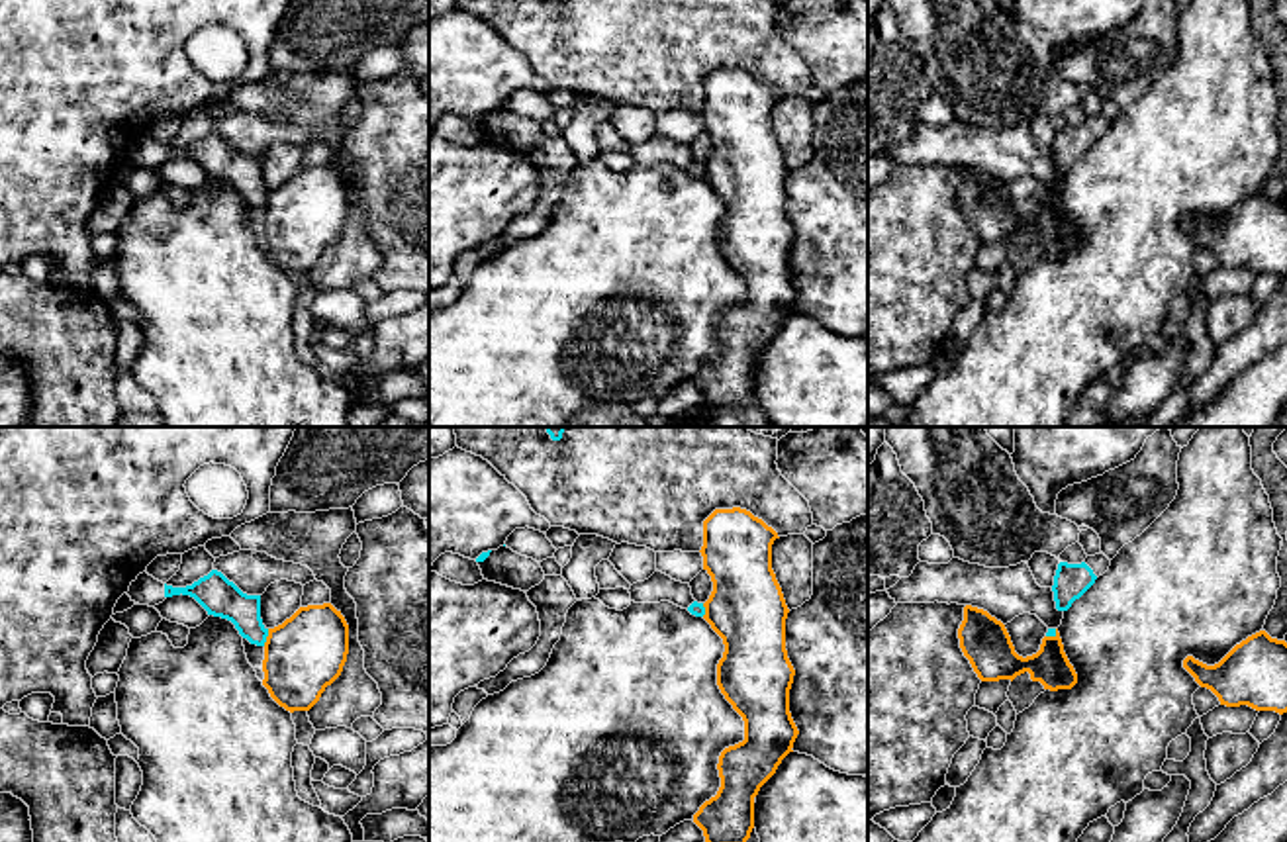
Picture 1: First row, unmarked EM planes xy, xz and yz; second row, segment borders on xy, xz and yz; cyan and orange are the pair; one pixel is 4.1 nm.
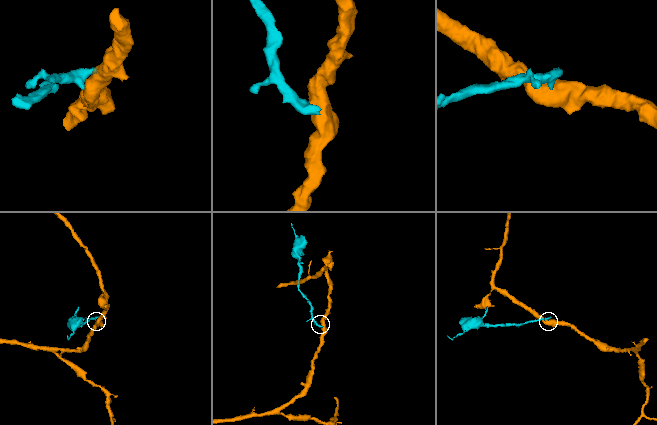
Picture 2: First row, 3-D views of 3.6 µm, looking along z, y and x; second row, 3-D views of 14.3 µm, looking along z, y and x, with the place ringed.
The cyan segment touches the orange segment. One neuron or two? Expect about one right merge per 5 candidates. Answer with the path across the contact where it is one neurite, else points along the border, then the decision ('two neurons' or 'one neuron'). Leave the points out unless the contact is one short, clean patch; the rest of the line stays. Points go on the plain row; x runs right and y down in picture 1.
border xy (269, 190), (263, 206); two neurons

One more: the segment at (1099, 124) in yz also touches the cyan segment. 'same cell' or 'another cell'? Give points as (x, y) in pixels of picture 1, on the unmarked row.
same cell

